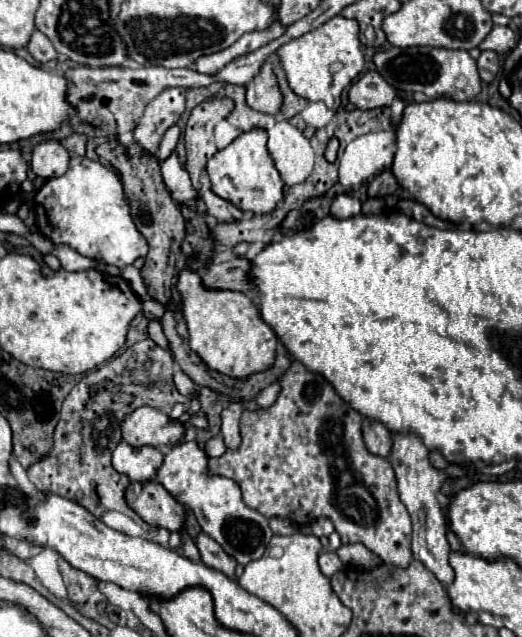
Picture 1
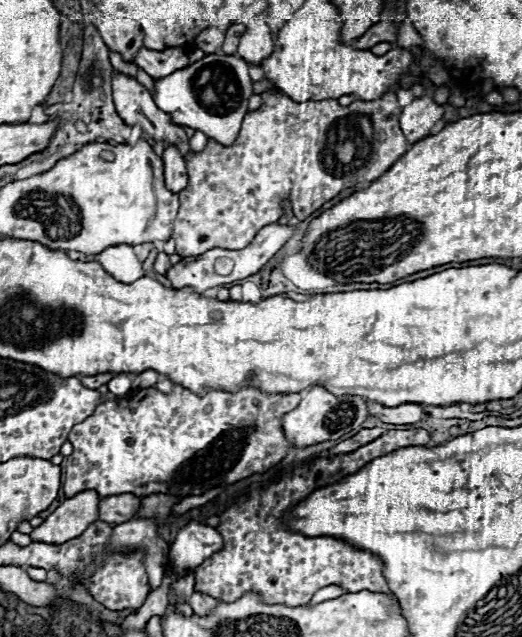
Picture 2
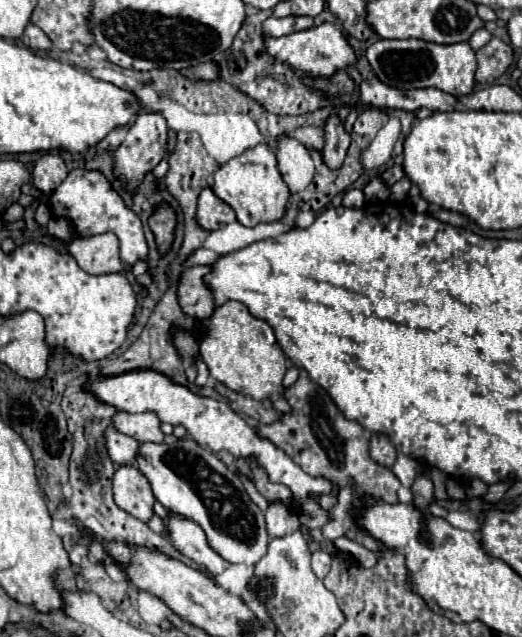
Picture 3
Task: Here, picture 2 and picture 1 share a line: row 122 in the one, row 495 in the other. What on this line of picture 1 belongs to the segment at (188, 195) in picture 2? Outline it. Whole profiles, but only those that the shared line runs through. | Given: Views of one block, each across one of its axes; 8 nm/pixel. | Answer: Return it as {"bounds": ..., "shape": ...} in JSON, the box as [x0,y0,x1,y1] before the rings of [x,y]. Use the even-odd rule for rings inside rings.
{"bounds":[208,360,412,568],"shape":[[[298,360],[278,378],[280,392],[276,402],[266,410],[244,410],[240,422],[242,442],[236,450],[226,450],[220,458],[208,458],[208,474],[232,478],[240,490],[244,504],[258,510],[266,518],[286,518],[298,526],[326,516],[332,520],[342,544],[362,542],[386,564],[406,568],[412,562],[410,538],[412,524],[406,506],[398,498],[396,476],[390,462],[368,452],[362,440],[362,416],[344,402],[332,384],[322,376],[306,370]]]}

